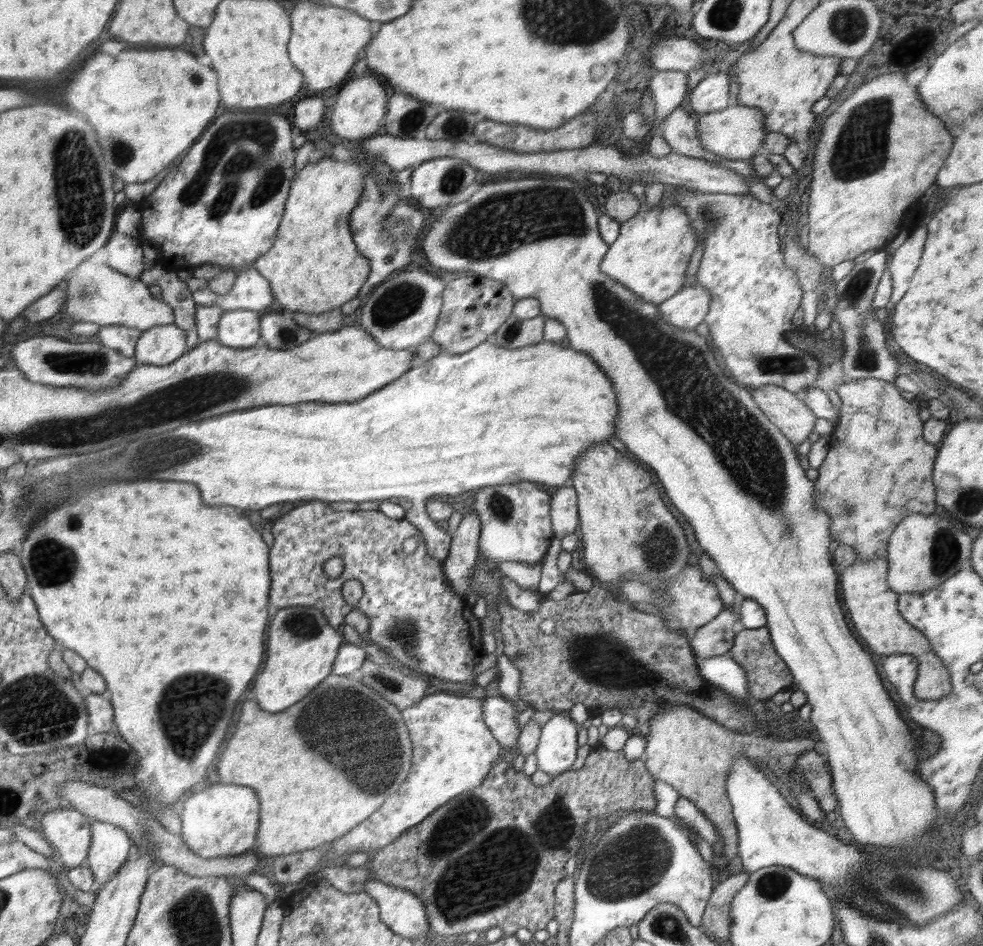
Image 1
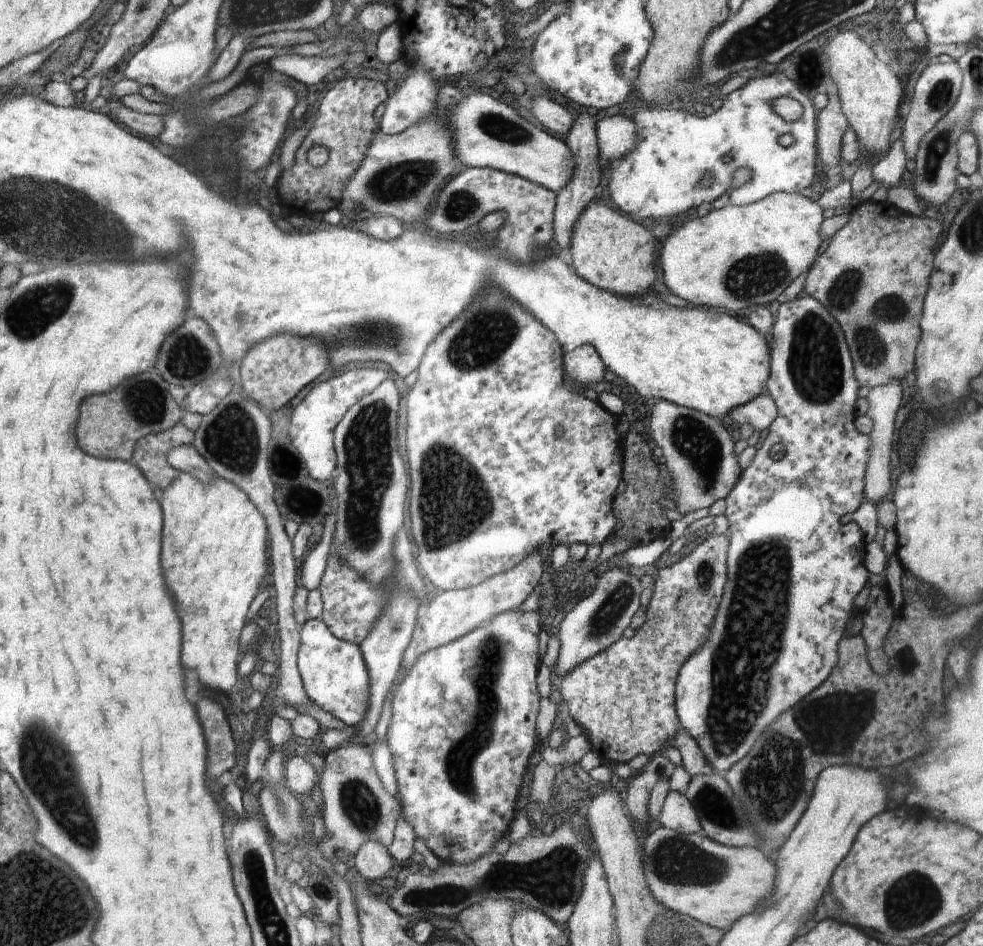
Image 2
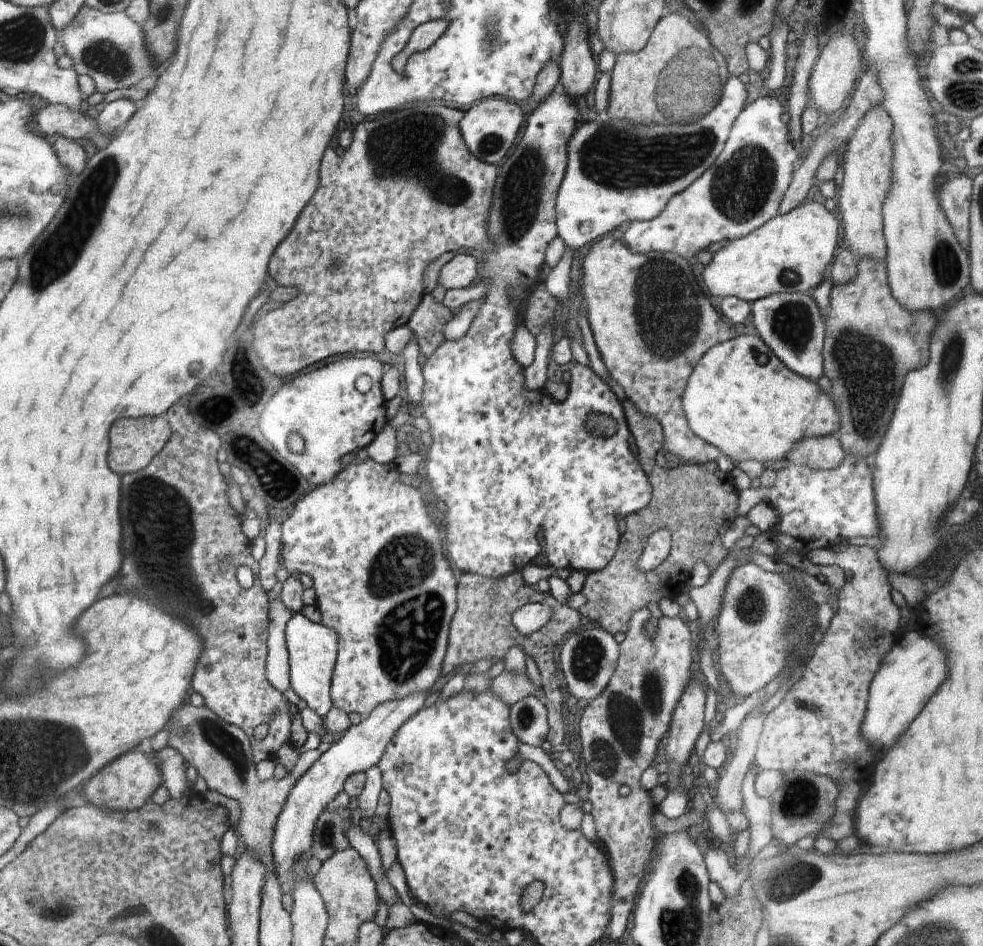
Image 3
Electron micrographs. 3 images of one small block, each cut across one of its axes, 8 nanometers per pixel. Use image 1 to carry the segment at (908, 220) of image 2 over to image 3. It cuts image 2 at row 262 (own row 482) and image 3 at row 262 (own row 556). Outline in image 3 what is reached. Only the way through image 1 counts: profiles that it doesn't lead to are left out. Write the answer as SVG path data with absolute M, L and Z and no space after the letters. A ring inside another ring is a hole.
M860 258L855 277L845 285L836 285L831 290L830 312L825 319L825 341L823 344L823 374L832 383L830 393L832 402L840 415L840 428L836 437L846 455L861 459L876 454L880 442L886 434L890 418L894 414L900 388L910 371L921 369L929 361L931 334L937 325L936 315L932 311L914 311L905 309L890 290L886 261Z

